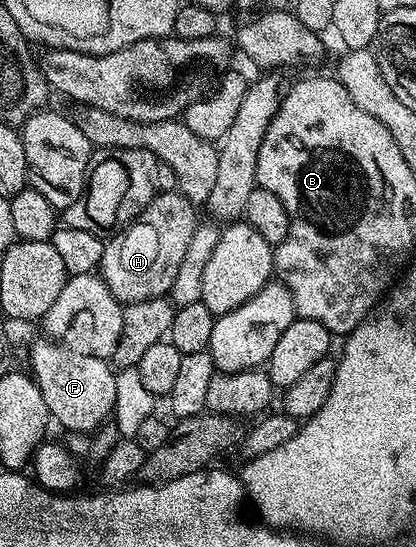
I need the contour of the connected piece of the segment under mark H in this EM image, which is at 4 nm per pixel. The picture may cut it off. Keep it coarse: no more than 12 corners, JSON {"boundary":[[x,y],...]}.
{"boundary":[[156,194],[104,242],[120,303],[162,299],[193,241],[196,204]]}

